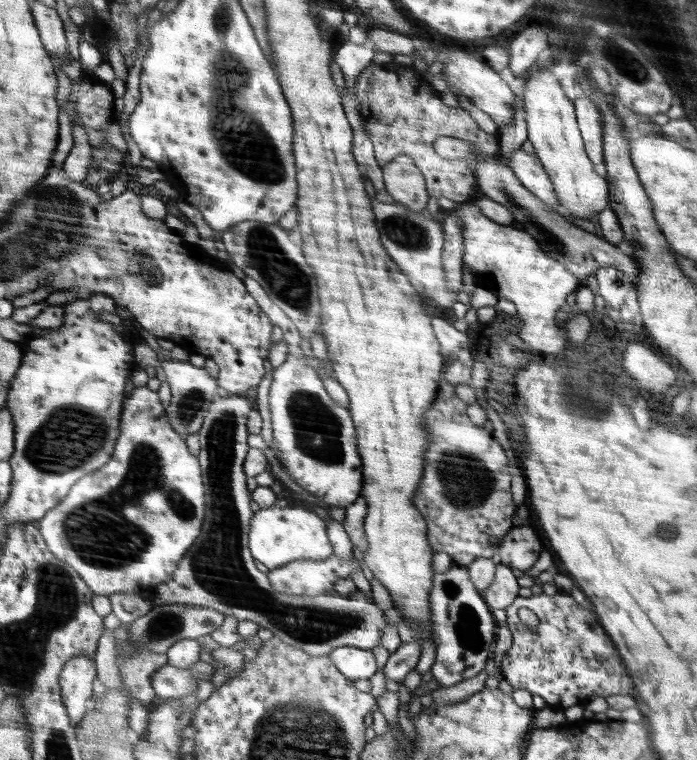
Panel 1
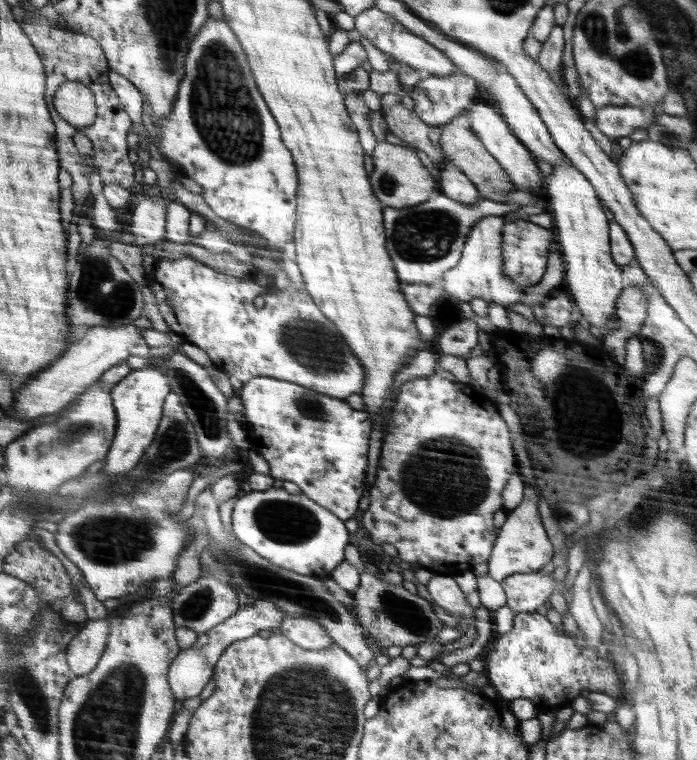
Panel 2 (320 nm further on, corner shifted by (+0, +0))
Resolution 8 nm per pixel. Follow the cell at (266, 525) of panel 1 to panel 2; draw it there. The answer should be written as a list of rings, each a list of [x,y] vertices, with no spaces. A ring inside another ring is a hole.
[[[283,487],[277,489],[242,492],[237,496],[232,512],[233,534],[260,556],[266,557],[275,565],[314,576],[316,579],[328,579],[333,570],[344,560],[344,548],[348,546],[348,530],[341,517],[336,516],[330,509],[310,500],[304,493],[290,494]]]

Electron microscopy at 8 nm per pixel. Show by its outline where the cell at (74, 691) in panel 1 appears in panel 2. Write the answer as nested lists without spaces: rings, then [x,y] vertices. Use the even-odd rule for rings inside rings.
[[[92,620],[82,628],[69,645],[68,663],[73,676],[88,674],[96,668],[109,643],[110,632],[109,620]]]

